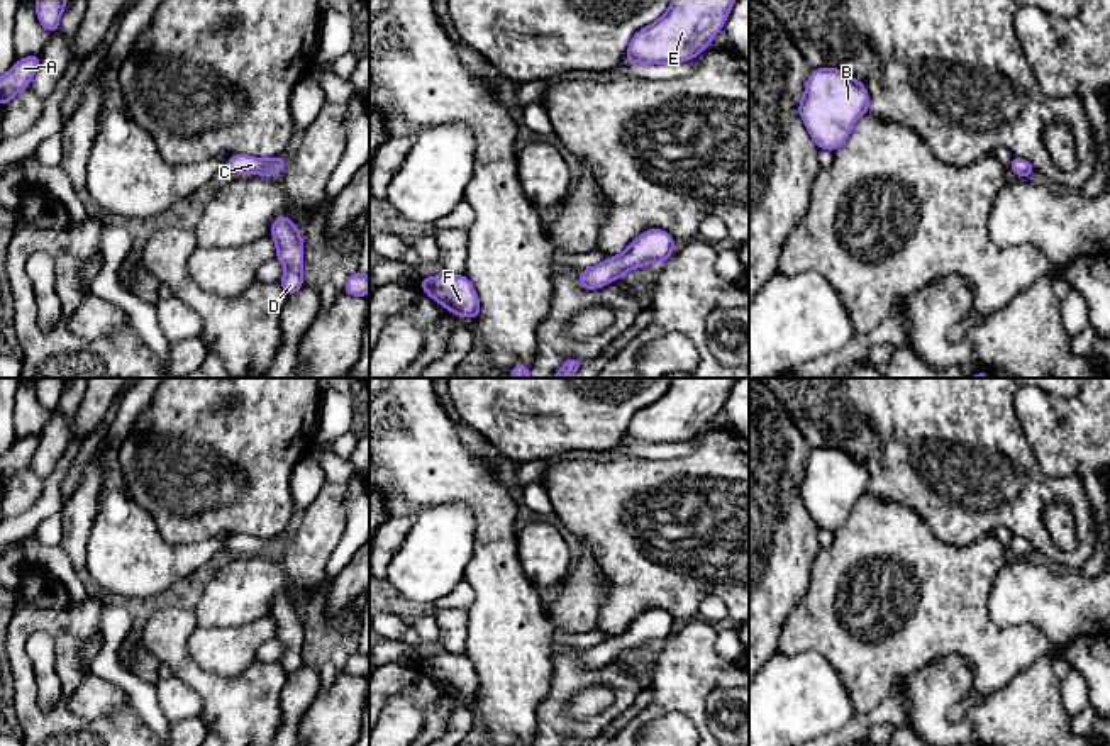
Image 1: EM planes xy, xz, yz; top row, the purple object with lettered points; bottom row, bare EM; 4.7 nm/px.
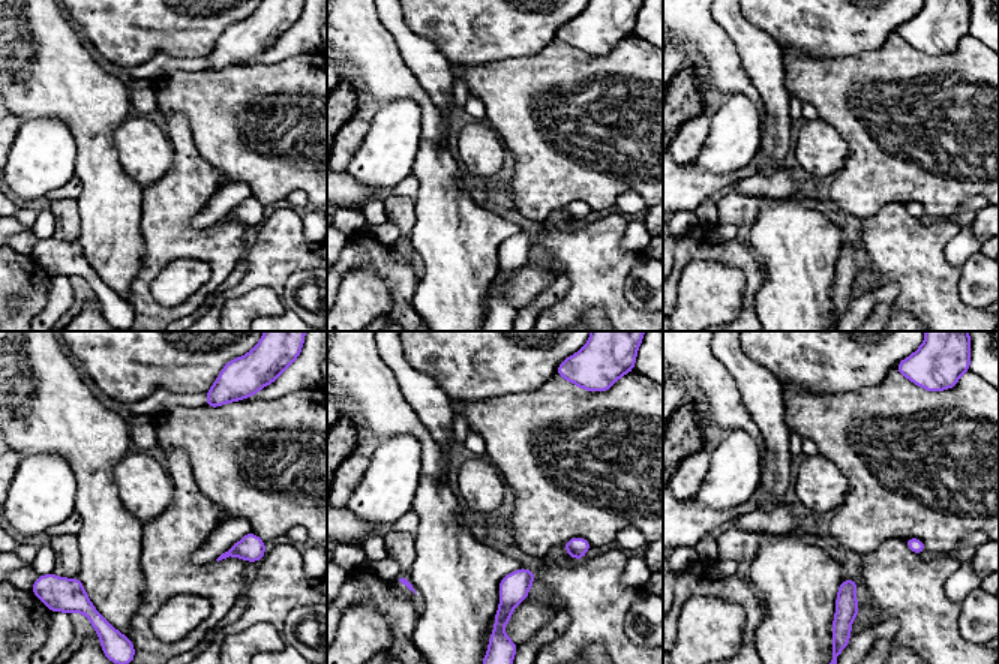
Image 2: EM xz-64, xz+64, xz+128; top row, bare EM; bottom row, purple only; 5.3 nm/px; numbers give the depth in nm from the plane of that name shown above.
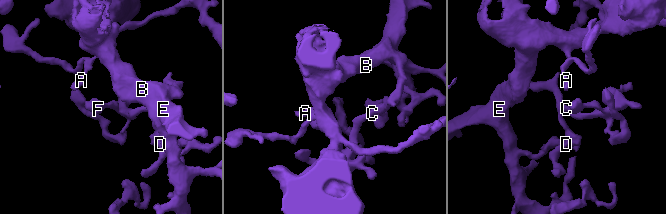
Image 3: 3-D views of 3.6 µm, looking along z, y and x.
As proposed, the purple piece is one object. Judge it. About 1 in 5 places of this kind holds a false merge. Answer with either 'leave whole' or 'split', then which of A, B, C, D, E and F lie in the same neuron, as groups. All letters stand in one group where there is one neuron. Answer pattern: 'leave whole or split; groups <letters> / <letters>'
leave whole; groups A B C D E F

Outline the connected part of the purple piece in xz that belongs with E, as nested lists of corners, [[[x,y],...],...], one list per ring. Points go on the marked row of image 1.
[[[673,0],[651,25],[629,42],[625,61],[671,64],[695,59],[724,27],[735,0]]]

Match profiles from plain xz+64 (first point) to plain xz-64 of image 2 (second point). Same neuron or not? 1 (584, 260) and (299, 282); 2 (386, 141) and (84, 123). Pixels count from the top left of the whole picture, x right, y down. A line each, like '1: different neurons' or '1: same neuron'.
1: different neurons
2: different neurons

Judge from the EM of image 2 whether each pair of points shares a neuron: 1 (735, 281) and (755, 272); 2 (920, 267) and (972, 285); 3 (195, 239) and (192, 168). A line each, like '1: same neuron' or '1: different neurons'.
1: different neurons
2: different neurons
3: same neuron

